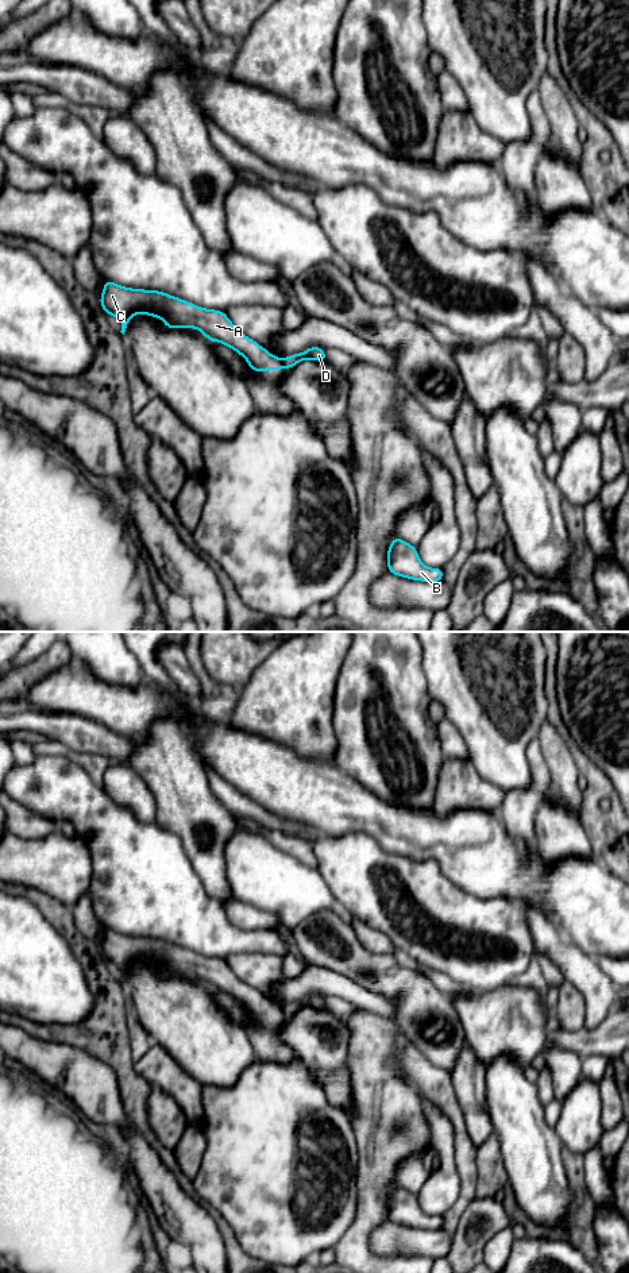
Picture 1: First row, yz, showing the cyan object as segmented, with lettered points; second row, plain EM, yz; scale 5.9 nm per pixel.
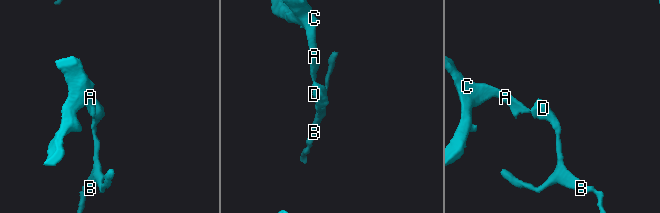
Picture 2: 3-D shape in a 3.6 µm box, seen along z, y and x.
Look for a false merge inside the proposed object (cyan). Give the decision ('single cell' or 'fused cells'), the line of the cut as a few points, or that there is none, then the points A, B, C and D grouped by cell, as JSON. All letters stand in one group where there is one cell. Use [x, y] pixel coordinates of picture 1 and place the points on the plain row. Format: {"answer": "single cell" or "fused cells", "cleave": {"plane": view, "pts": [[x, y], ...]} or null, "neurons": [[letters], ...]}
{"answer": "fused cells", "cleave": {"plane": "yz", "pts": [[282, 1009], [285, 1014]]}, "neurons": [["A", "C"], ["B", "D"]]}

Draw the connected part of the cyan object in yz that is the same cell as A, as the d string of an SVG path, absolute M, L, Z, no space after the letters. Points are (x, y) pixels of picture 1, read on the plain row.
M108 927L104 929L104 938L99 948L108 964L112 963L120 968L123 983L130 967L136 961L144 961L163 968L167 977L182 975L201 979L211 990L223 991L239 1000L251 1019L285 1017L282 1007L243 983L224 958L204 957L159 938L131 937Z

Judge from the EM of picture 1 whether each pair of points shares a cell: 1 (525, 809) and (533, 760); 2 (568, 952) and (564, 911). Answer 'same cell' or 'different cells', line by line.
1: same cell
2: different cells

